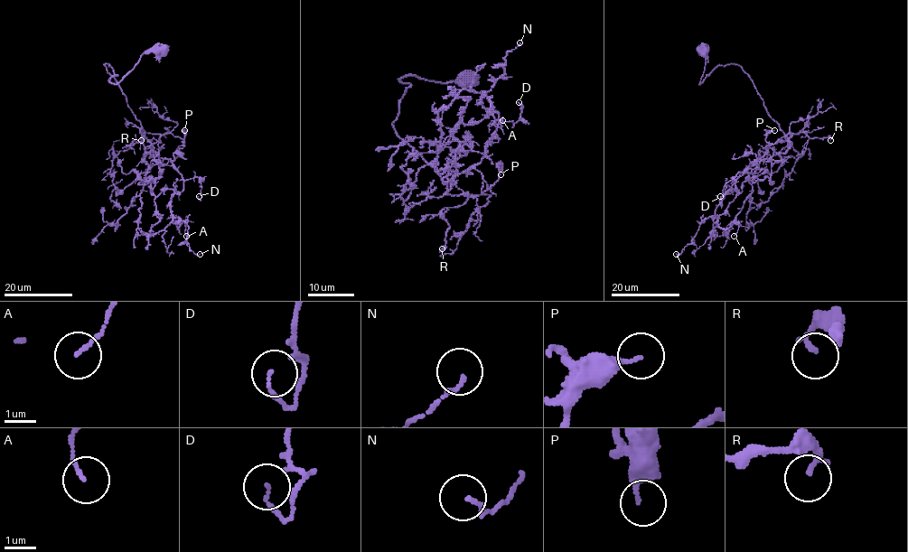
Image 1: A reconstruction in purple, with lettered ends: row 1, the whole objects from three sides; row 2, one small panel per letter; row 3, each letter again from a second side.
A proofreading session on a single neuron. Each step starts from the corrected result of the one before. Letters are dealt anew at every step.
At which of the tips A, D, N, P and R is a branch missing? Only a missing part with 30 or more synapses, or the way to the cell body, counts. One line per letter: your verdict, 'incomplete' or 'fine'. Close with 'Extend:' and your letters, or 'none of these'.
A: fine
D: fine
N: fine
P: fine
R: fine
Extend: none of these

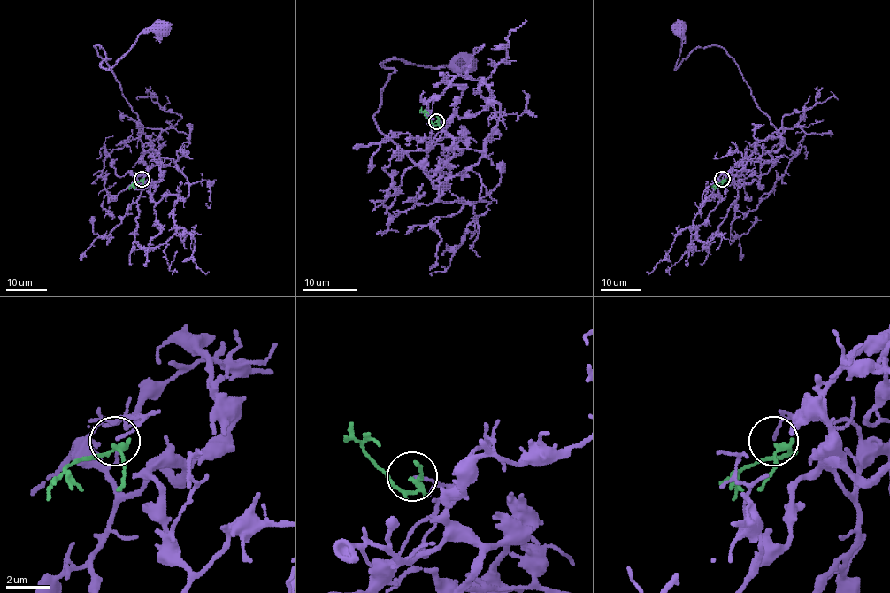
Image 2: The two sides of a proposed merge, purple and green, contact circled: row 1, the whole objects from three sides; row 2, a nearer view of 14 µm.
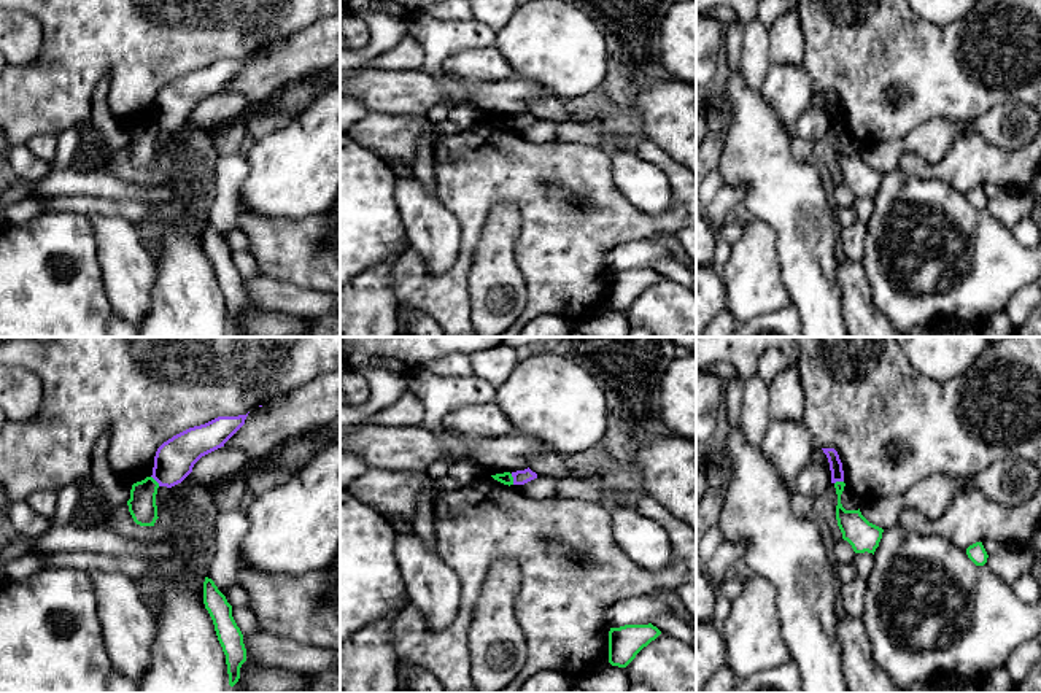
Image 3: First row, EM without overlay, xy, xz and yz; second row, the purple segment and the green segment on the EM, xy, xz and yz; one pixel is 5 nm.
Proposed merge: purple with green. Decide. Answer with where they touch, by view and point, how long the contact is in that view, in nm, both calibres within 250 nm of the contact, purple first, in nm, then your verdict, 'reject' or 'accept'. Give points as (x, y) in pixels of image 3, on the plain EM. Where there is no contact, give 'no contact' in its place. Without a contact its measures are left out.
contact xz (514, 123); length 60 nm; calibres 80 and 60 nm; reject

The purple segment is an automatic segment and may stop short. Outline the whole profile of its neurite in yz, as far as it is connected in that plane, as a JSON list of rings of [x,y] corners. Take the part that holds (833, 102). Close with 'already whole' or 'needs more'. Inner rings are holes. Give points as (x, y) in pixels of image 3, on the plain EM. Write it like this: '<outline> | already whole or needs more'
[[[822,92],[828,102],[830,114],[831,114],[831,127],[844,126],[844,114],[839,99],[834,92]]] | already whole

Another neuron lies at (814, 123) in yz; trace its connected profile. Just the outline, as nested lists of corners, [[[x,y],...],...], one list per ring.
[[[809,106],[796,119],[793,134],[807,140],[818,141],[831,127],[831,114],[815,106]]]

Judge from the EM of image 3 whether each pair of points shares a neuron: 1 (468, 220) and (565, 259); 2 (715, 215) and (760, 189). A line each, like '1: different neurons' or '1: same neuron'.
1: same neuron
2: different neurons

